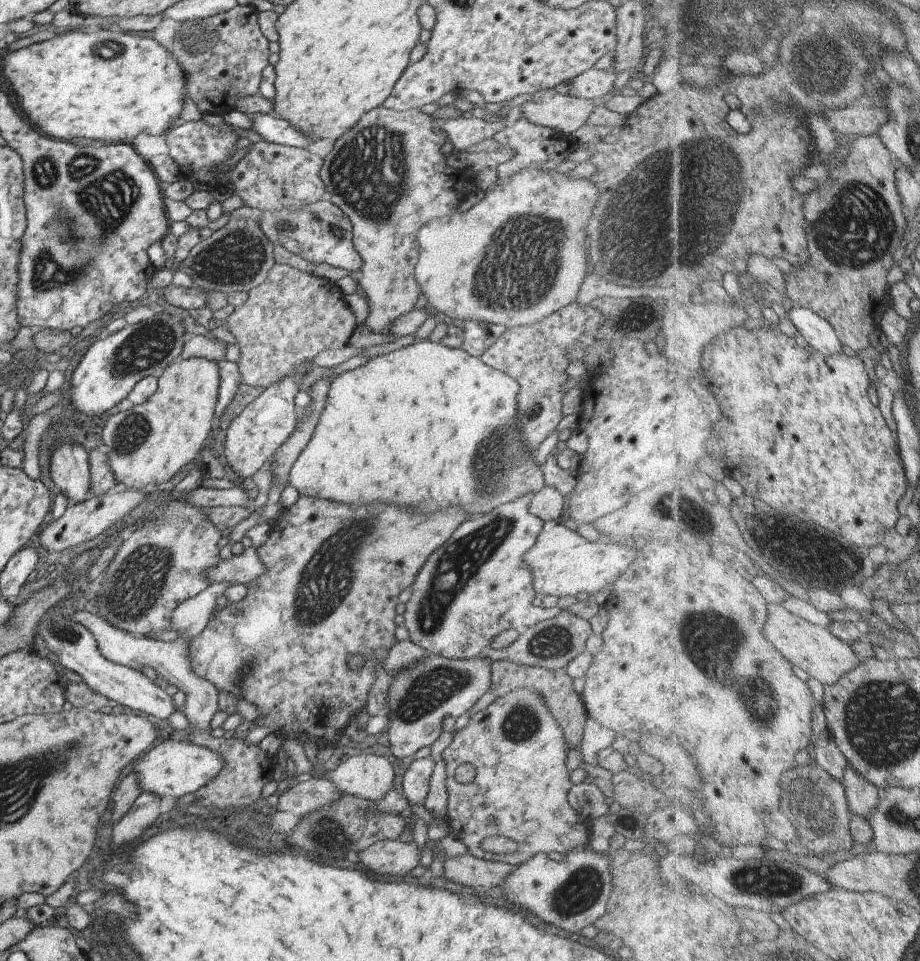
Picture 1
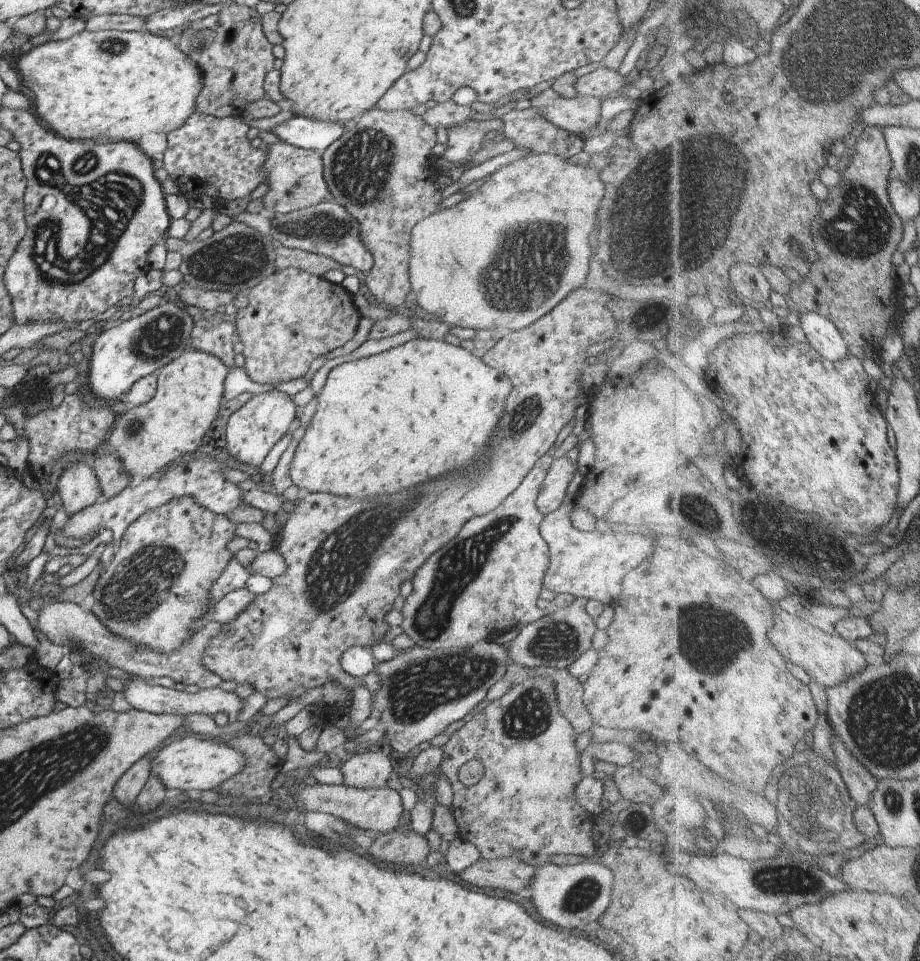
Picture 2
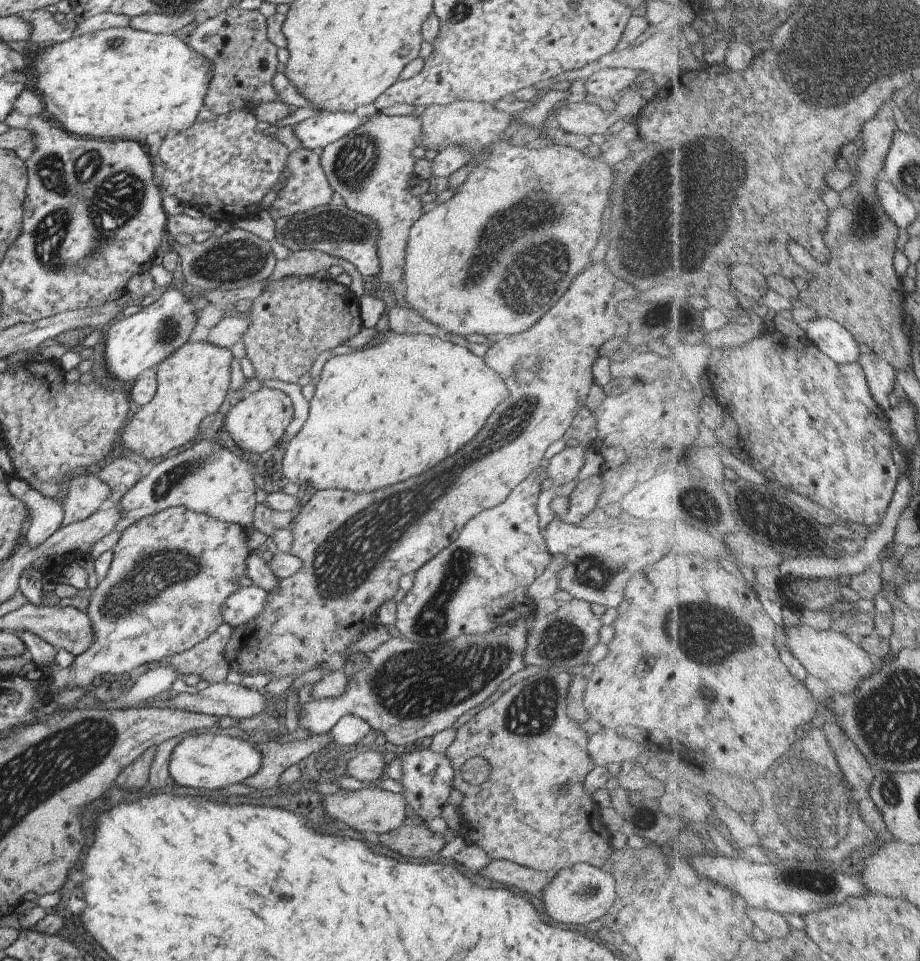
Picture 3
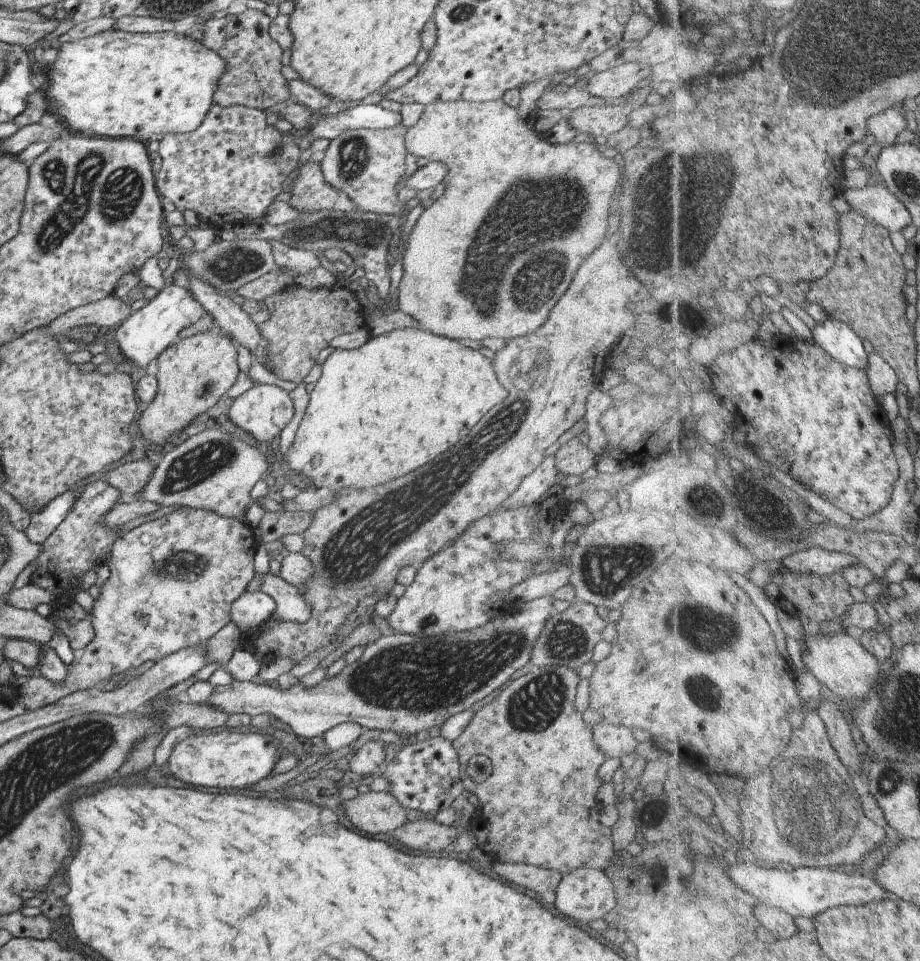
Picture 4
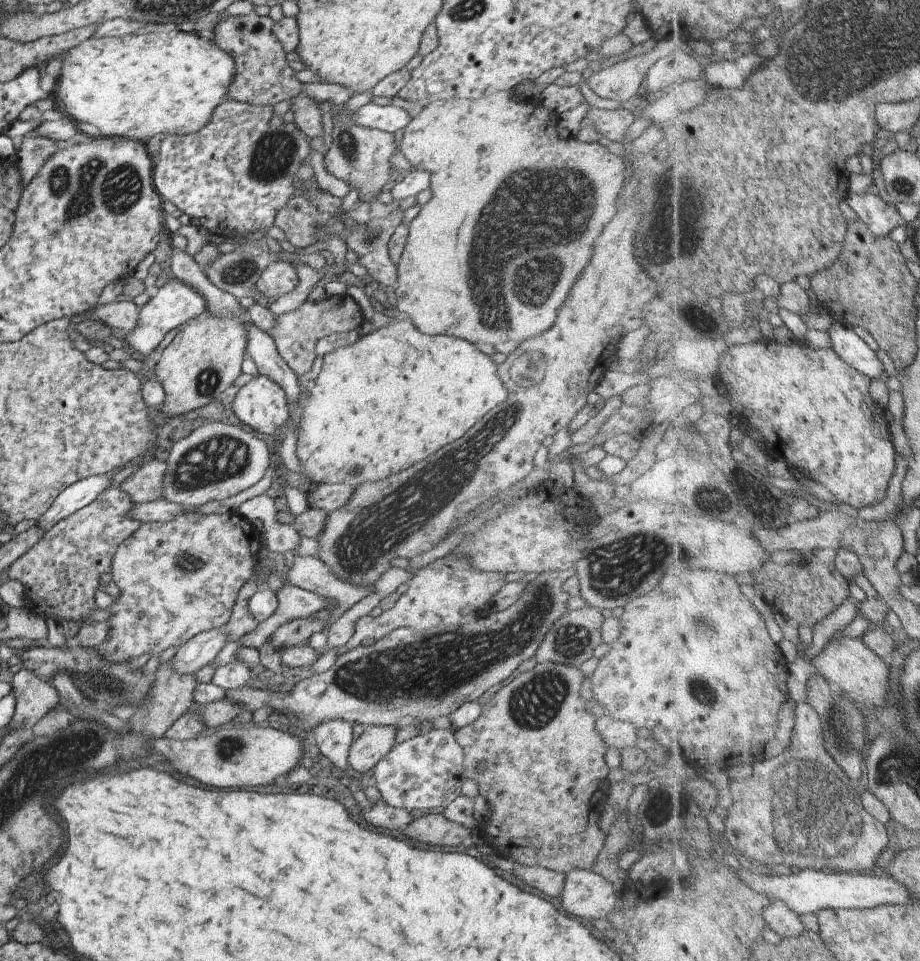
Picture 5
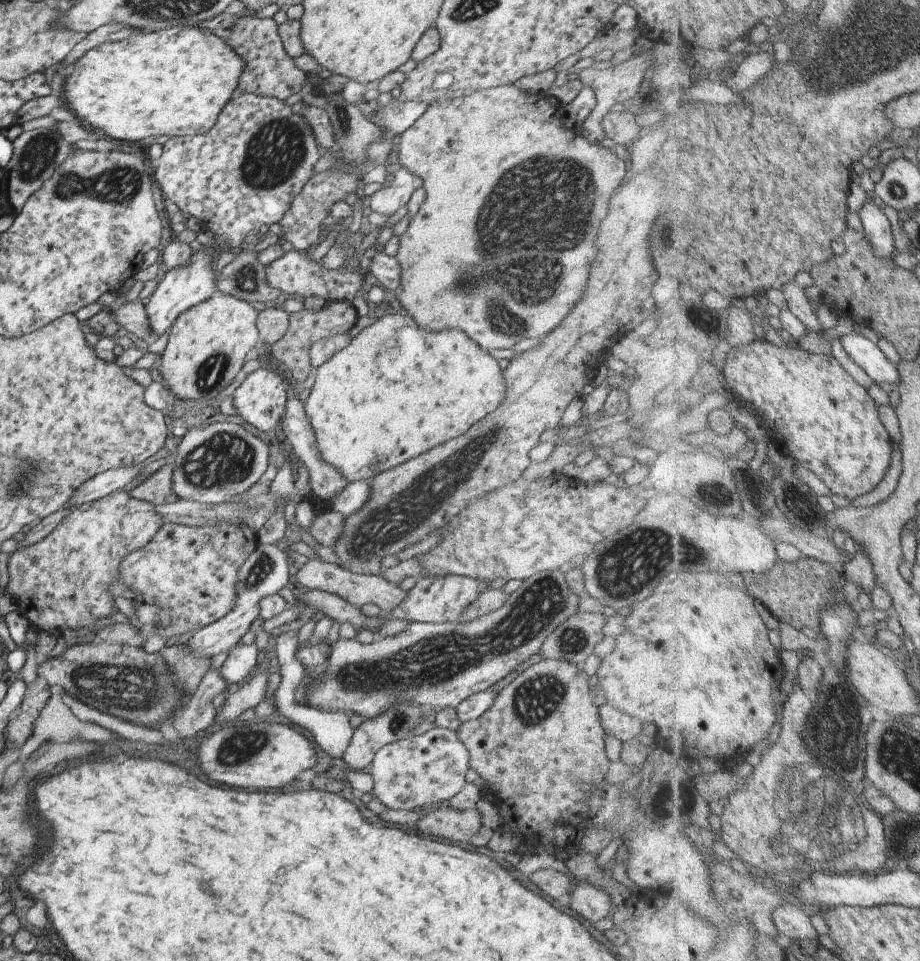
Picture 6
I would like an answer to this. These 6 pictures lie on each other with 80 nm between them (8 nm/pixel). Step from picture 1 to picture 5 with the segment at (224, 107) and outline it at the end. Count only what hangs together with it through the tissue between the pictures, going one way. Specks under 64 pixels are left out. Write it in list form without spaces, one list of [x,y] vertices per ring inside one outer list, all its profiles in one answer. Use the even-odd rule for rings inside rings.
[[[250,12],[223,17],[214,26],[211,42],[234,59],[234,80],[225,89],[224,99],[272,107],[281,100],[289,100],[300,94],[302,84],[293,77],[293,70],[286,64],[286,52],[271,32],[273,23],[267,15]]]

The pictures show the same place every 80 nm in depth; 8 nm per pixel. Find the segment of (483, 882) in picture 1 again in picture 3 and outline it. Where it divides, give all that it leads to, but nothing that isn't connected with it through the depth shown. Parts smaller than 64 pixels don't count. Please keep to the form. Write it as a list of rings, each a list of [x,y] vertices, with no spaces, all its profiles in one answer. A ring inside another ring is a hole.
[[[491,859],[486,866],[475,872],[493,884],[515,888],[538,898],[540,890],[555,876],[554,871],[536,871],[507,859]]]

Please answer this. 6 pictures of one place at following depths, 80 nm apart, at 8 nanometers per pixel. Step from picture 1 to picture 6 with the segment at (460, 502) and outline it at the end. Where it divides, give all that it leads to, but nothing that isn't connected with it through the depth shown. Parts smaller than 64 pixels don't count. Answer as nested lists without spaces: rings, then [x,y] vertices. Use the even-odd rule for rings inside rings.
[[[403,312],[394,315],[383,315],[373,325],[361,330],[359,334],[351,338],[349,344],[339,352],[332,354],[323,364],[313,370],[314,384],[305,400],[304,412],[310,422],[314,434],[314,448],[326,465],[332,466],[347,483],[363,481],[373,474],[378,475],[384,470],[401,465],[402,462],[429,450],[435,444],[441,444],[445,440],[451,440],[467,430],[473,422],[477,422],[492,410],[495,410],[505,396],[505,385],[501,378],[501,371],[497,361],[486,351],[476,345],[467,335],[460,330],[443,329],[439,332],[425,332],[419,330],[416,322]]]

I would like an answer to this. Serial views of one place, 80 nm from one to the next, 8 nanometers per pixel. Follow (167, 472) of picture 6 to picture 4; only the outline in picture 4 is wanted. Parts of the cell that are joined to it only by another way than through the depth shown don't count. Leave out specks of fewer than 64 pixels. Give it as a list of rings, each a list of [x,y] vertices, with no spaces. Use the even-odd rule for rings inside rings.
[[[146,457],[131,462],[121,462],[119,466],[106,472],[106,481],[119,491],[119,503],[138,500],[136,494],[147,482],[154,466],[155,462]]]

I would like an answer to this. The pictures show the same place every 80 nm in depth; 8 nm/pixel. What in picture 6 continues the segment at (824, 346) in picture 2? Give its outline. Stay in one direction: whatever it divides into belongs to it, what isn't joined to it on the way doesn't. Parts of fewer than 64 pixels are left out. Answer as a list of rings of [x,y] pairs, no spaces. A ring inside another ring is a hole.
[[[856,333],[839,337],[840,344],[855,362],[875,383],[895,384],[898,389],[901,375],[897,363],[891,362],[878,343]]]

